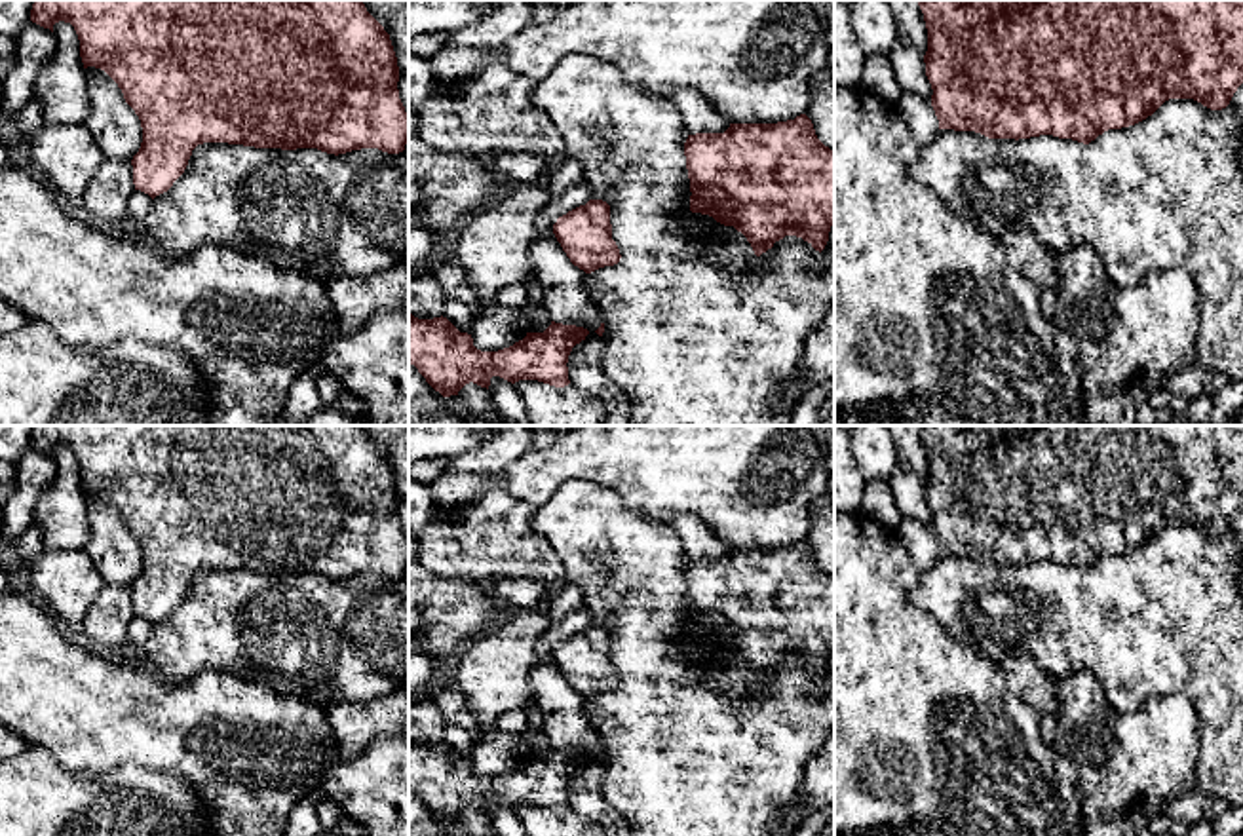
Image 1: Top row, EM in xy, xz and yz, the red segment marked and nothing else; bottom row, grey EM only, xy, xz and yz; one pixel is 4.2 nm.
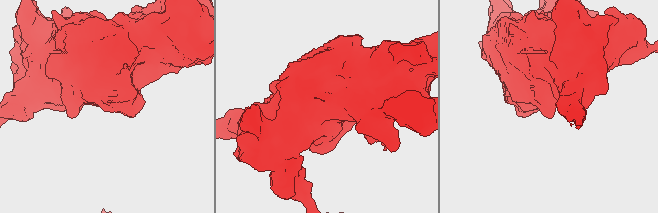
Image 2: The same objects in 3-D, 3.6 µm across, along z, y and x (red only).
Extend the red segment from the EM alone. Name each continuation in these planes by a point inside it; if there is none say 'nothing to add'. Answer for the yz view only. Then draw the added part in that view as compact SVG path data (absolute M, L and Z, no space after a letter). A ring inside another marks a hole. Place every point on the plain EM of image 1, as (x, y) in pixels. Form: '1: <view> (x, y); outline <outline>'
nothing to add

